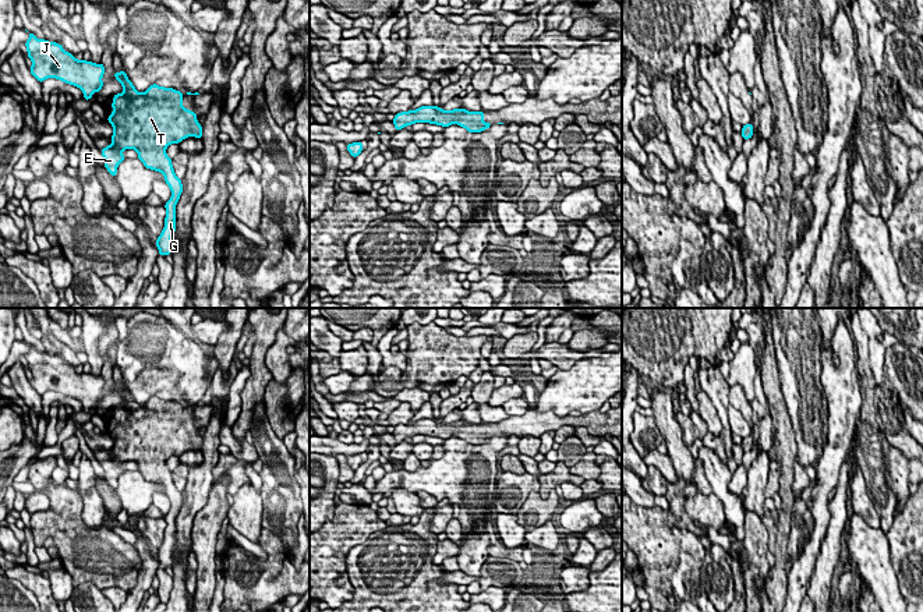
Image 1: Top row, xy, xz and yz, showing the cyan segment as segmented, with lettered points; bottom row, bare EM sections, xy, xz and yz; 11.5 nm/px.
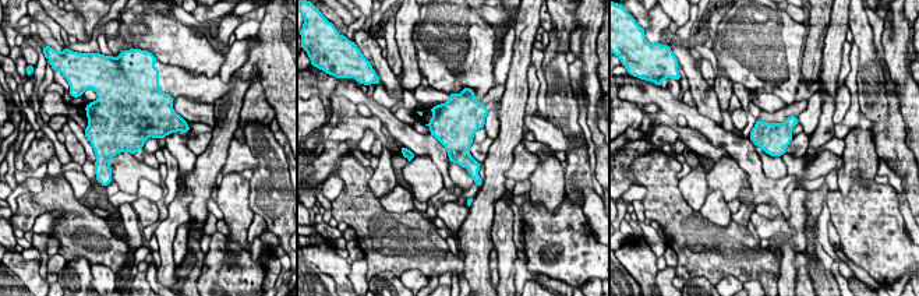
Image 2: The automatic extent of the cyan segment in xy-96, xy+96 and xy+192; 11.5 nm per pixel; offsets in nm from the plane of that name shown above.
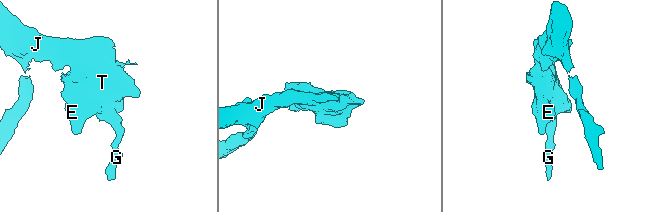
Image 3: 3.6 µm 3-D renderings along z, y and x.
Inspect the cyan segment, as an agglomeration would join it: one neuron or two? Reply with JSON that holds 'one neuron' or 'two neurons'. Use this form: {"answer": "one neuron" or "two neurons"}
{"answer": "one neuron"}

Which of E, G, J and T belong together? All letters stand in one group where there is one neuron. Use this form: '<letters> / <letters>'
E G J T

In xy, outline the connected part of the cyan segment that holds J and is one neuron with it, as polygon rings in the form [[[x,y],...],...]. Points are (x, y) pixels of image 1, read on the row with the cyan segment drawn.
[[[28,33],[29,39],[25,46],[26,54],[32,60],[29,71],[39,82],[46,78],[61,79],[66,84],[78,86],[85,100],[89,100],[93,92],[103,88],[105,66],[102,63],[77,60],[61,45],[46,39],[40,40],[35,33]]]

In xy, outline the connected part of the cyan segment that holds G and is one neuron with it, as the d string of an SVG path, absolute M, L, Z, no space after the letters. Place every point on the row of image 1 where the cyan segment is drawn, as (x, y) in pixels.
M114 71L114 78L124 88L113 96L113 112L107 117L114 132L113 144L100 149L105 167L114 177L119 165L125 159L124 149L134 149L146 169L160 171L170 187L171 197L165 204L165 227L156 240L159 255L171 254L171 237L176 231L176 205L183 192L181 180L176 176L166 148L188 137L202 137L202 125L195 112L183 107L183 95L173 88L152 84L144 93L138 92L125 71Z

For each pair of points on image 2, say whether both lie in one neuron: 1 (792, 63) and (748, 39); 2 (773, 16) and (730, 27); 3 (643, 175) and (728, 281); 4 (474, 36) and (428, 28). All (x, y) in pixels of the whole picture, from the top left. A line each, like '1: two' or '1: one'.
1: one
2: one
3: two
4: one

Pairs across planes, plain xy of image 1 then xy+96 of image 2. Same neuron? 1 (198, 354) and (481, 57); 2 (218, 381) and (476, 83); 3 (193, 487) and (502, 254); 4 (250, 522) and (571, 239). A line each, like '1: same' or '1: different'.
1: same
2: same
3: different
4: different

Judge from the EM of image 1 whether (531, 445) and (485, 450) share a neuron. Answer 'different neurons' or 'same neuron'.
different neurons

